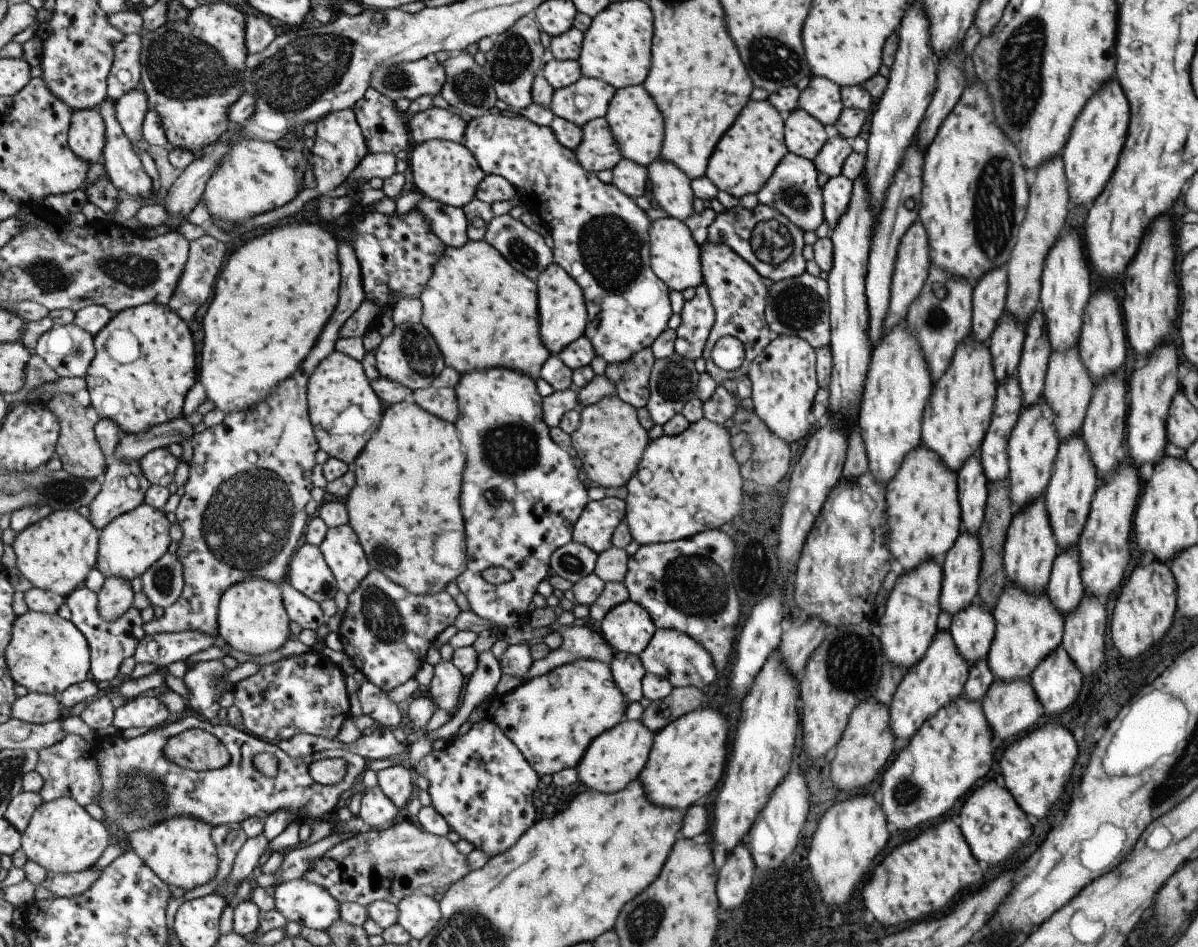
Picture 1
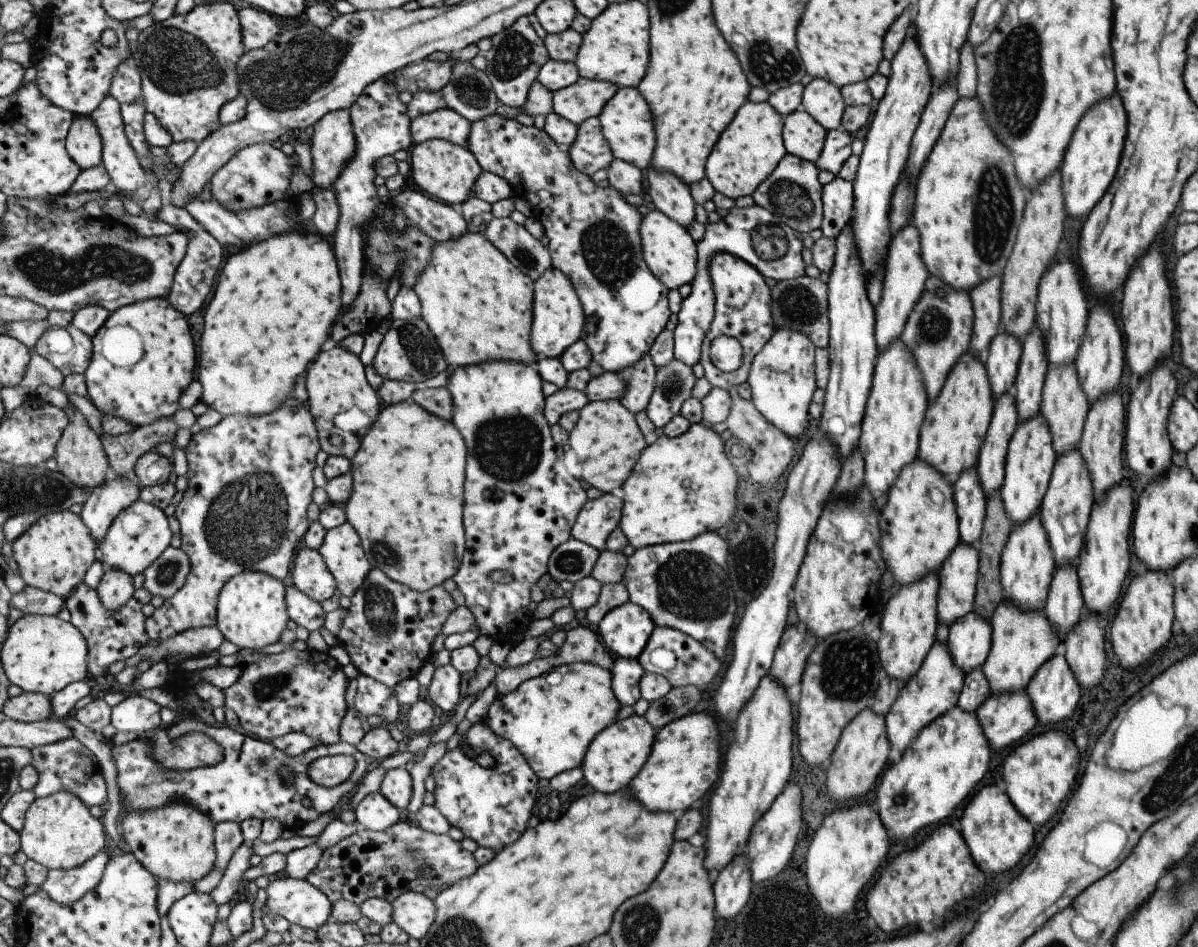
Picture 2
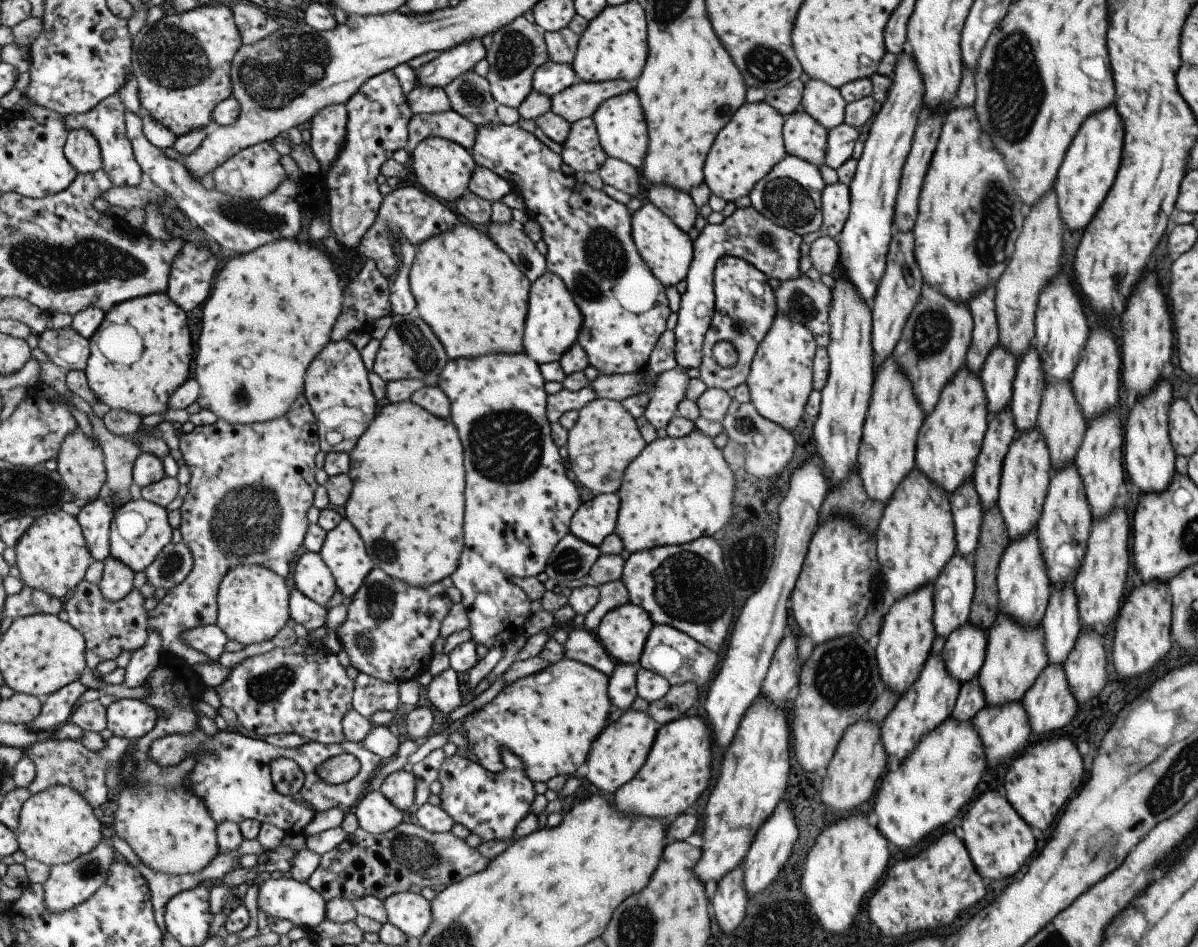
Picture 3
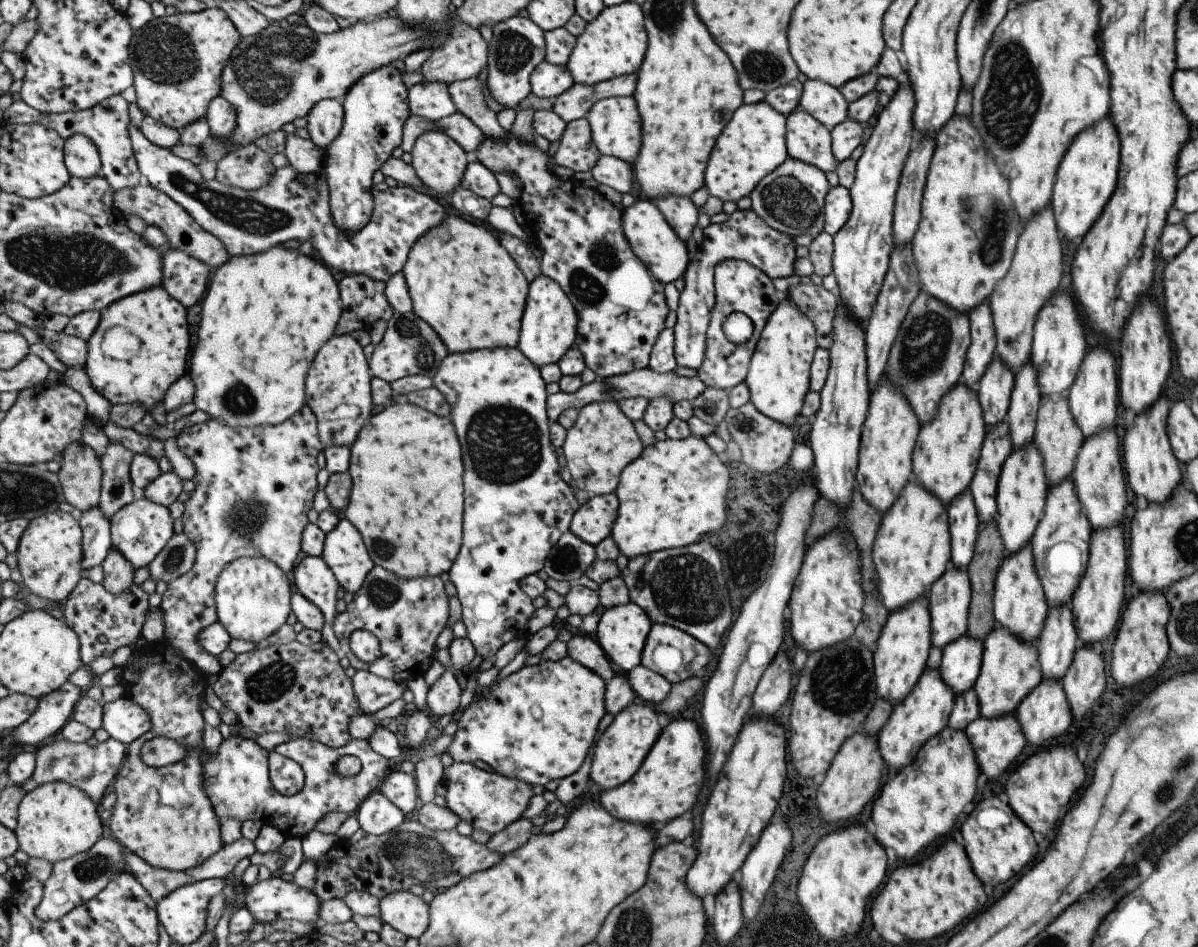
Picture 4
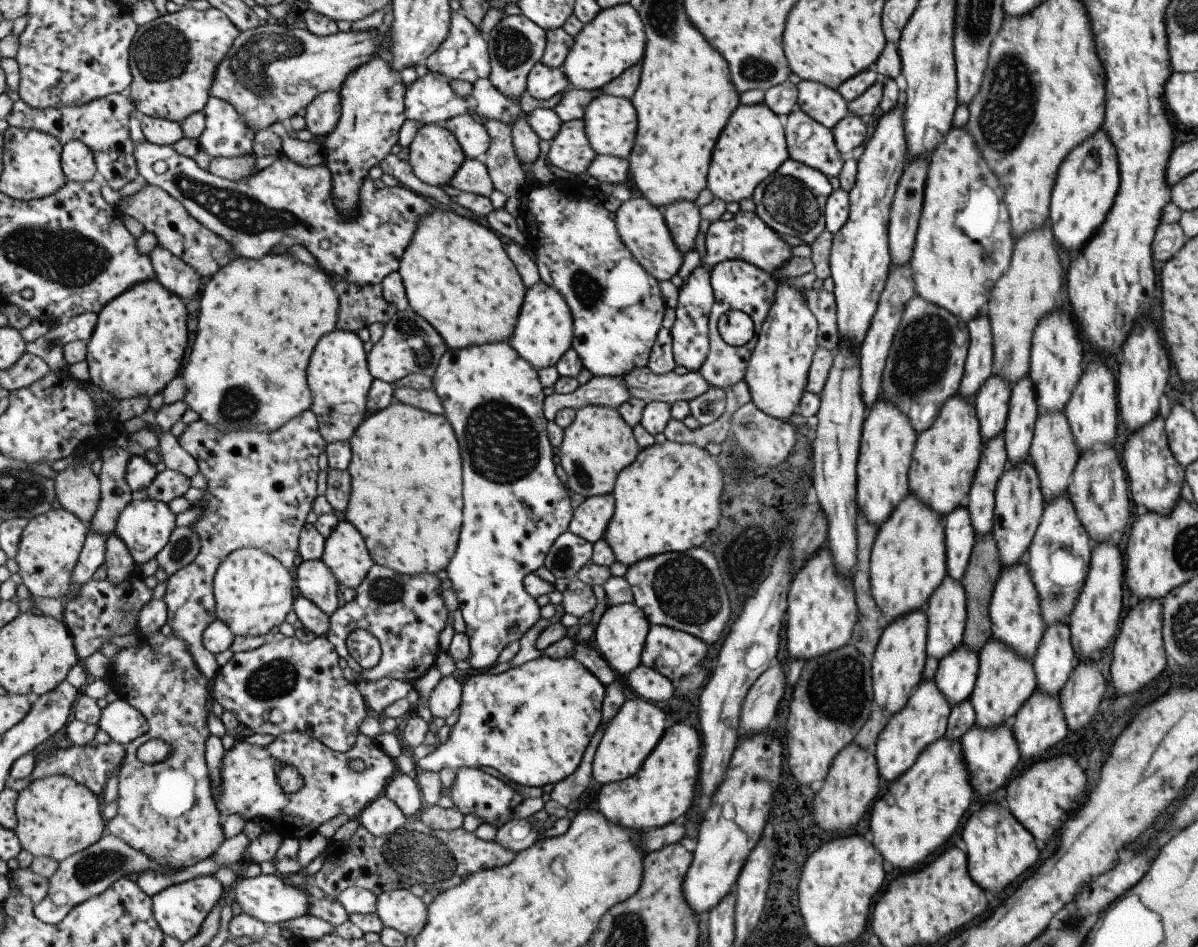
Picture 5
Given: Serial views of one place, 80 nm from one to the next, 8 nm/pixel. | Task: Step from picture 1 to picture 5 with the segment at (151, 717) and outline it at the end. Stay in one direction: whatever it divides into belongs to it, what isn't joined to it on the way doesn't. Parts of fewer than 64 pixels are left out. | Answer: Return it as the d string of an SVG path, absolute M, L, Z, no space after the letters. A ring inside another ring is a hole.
M121 698L107 704L102 711L99 725L111 740L125 746L142 737L150 729L150 723L143 711L133 706L127 699Z

